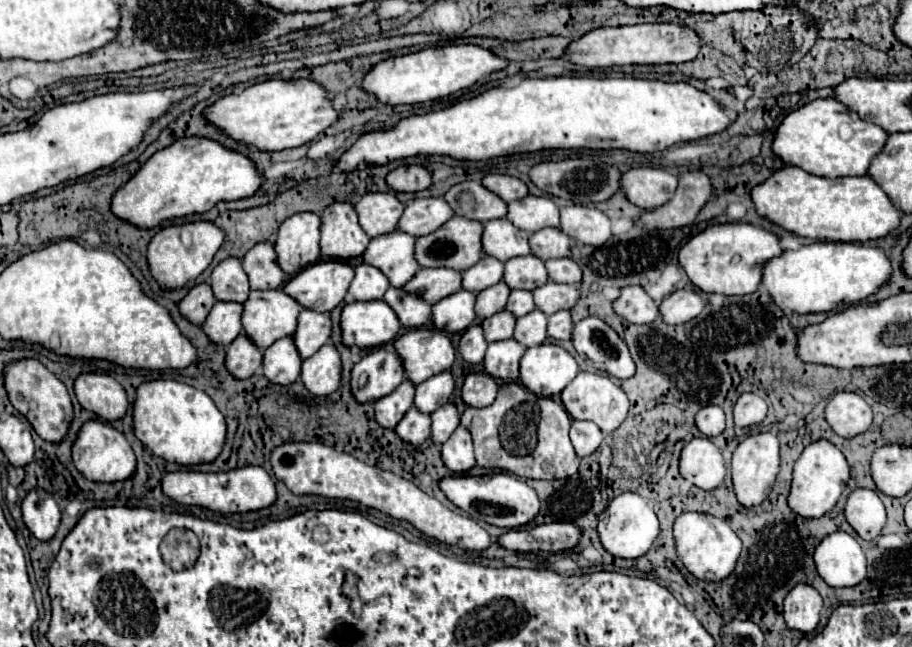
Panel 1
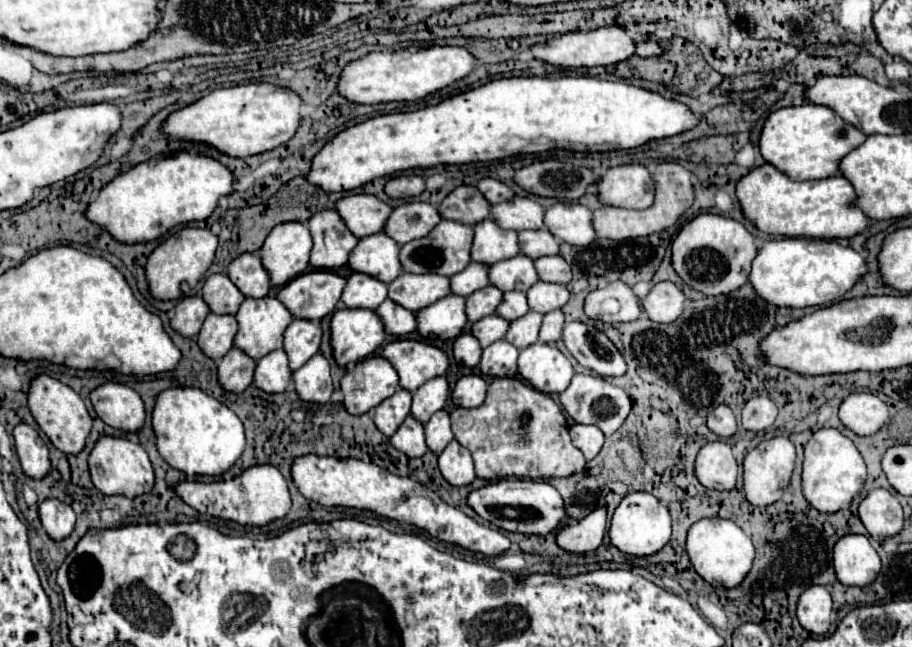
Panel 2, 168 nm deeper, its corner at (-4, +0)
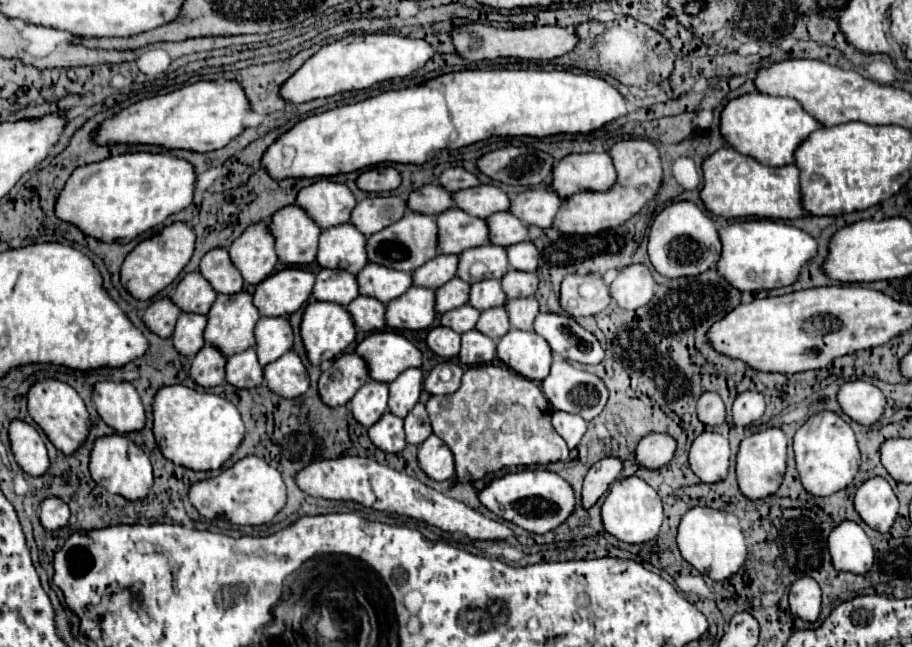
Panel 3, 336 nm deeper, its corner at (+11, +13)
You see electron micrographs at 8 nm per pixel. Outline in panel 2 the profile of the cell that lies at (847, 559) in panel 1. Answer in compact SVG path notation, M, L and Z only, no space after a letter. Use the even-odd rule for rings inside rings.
M847 534L835 544L833 566L841 584L869 586L881 570L881 560L865 536Z

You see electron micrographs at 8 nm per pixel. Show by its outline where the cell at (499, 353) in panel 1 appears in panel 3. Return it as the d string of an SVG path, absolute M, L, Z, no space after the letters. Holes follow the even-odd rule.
M472 329L462 335L462 349L458 357L460 357L460 363L464 365L490 363L496 357L496 341Z

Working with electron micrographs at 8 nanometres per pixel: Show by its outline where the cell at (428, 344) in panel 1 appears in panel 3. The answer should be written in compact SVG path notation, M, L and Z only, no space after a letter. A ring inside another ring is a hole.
M378 331L358 343L356 353L368 361L368 375L380 383L392 383L402 371L422 365L420 351L402 335Z

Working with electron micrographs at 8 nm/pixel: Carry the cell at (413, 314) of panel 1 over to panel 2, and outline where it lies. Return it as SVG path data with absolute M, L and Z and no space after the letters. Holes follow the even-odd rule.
M387 298L379 308L377 314L381 316L385 330L395 336L407 336L417 330L417 316L415 312L395 304L391 298Z

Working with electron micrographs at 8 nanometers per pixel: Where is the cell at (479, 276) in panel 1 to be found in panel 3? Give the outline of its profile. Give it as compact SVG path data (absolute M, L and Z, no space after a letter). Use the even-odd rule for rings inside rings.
M440 255L420 265L420 269L412 273L412 281L416 281L416 287L438 289L456 277L456 269L458 269L456 255Z

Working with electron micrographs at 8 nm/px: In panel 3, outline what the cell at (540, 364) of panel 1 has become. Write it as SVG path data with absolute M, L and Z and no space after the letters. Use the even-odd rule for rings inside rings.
M510 329L498 341L498 359L532 381L544 381L550 373L550 345L534 331Z

